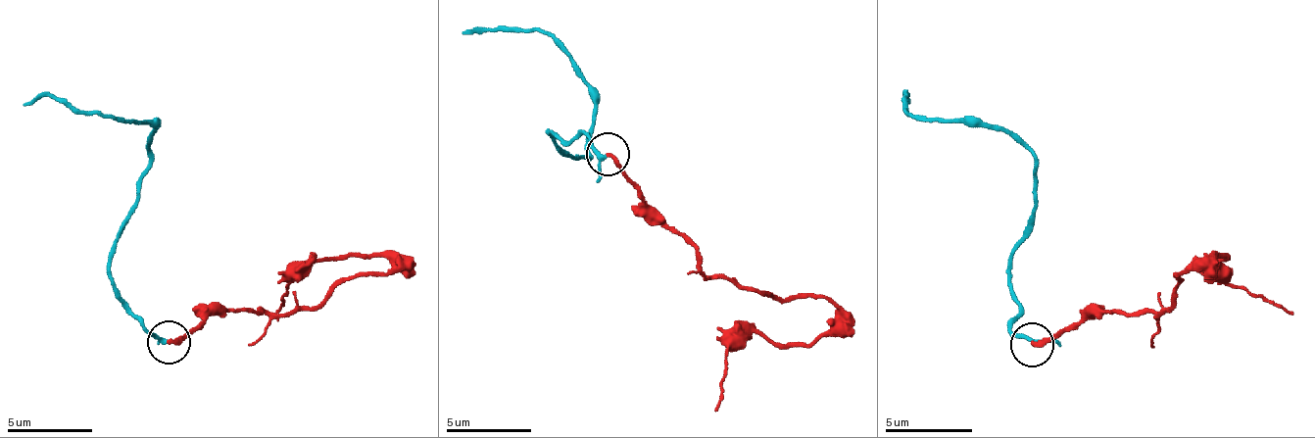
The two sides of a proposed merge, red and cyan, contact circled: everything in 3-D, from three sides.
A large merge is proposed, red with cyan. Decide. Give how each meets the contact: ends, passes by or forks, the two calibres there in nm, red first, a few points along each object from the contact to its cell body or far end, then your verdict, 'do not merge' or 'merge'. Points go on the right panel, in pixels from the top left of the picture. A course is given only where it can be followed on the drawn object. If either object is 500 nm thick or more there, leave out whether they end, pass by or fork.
red ends; cyan passes by; calibres 280 and 200 nm; course red (1033, 343), (1102, 313), (1154, 317), (1168, 309), (1186, 269), (1225, 256), (1216, 261), (1233, 282), (1294, 313); course cyan (1033, 343), (1011, 330), (1011, 252), (1033, 213), (1033, 161), (1002, 130), (911, 113), (906, 95), (911, 104); merge

